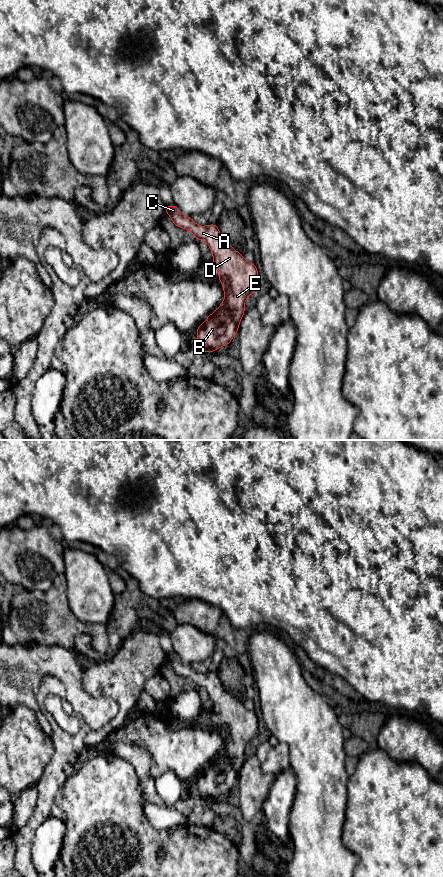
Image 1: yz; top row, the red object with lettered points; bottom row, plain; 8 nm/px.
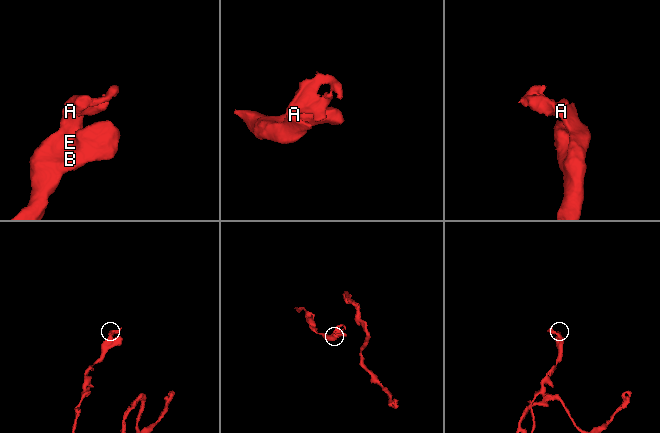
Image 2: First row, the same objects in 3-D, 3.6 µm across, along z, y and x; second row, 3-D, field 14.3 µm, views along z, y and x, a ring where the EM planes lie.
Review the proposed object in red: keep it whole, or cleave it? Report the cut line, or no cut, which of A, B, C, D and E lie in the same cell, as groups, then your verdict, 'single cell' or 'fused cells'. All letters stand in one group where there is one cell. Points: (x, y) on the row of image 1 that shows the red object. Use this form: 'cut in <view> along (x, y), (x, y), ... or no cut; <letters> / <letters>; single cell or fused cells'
no cut; A B C D E; single cell

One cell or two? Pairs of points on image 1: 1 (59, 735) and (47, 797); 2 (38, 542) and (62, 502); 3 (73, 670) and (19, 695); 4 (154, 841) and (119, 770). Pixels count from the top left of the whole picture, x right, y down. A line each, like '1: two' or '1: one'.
1: one
2: two
3: one
4: one

